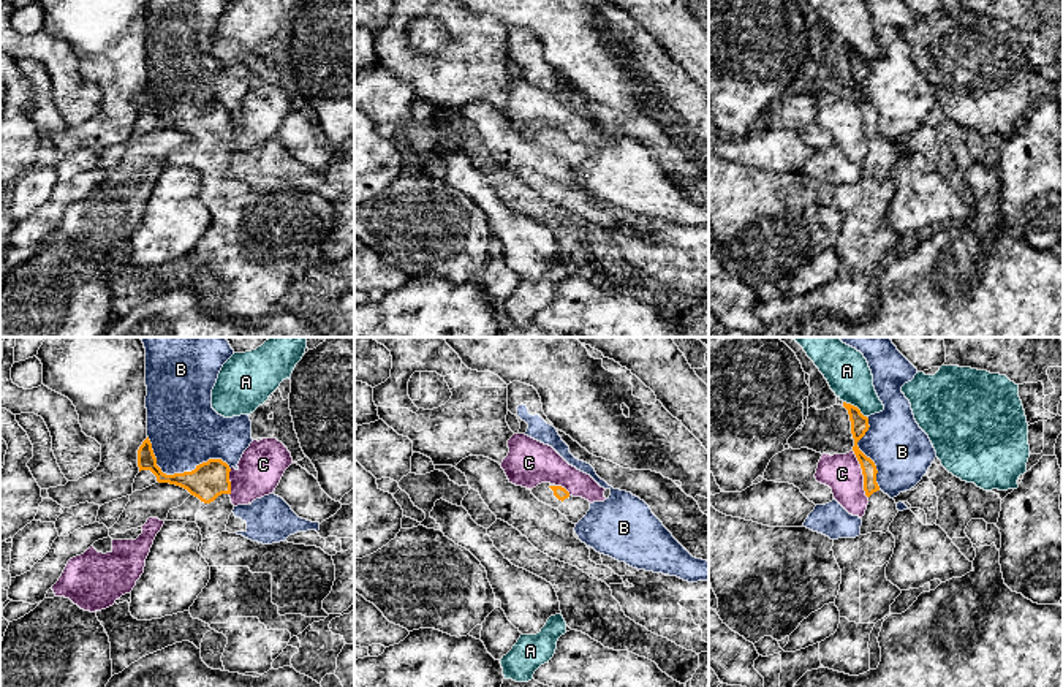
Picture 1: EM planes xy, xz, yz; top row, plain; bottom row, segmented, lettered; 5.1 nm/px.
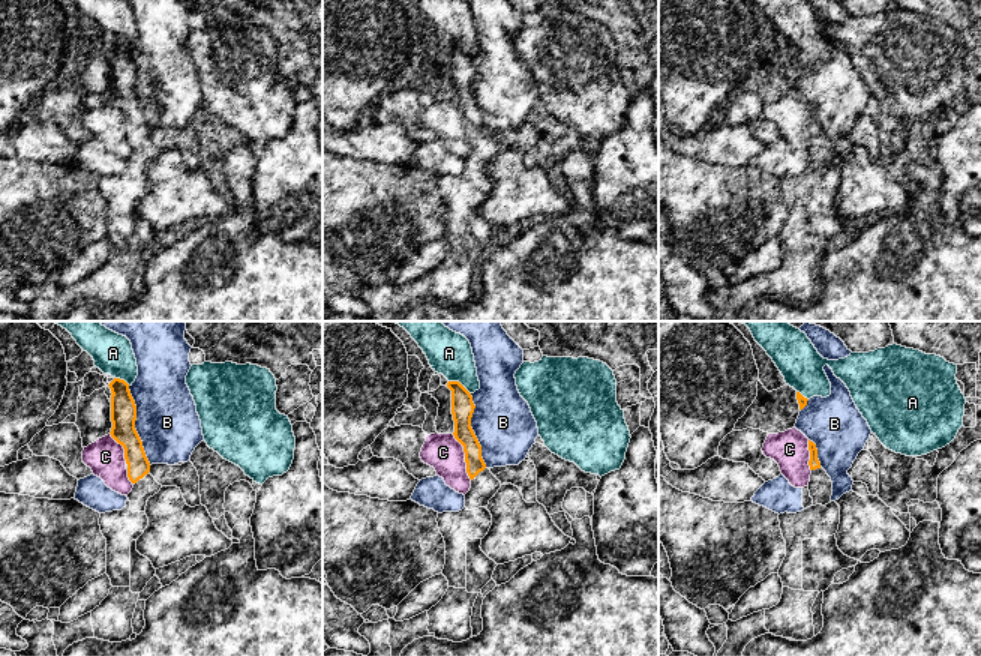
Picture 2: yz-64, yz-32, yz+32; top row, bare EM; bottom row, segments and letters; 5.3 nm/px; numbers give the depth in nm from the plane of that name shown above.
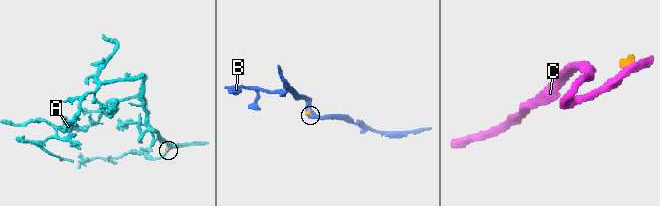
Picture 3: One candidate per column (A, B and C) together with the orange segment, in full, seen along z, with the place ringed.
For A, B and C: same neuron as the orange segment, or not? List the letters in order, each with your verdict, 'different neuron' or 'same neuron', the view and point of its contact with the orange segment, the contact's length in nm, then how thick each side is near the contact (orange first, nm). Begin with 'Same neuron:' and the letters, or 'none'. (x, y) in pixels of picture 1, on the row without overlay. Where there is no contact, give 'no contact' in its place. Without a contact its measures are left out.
Same neuron: none
A: different neuron; meets orange in yz at (853, 51); contact 150 nm long; 100 nm thick on the orange side, 220 nm on the other
B: different neuron; meets orange in xy at (179, 119); contact 460 nm long; 190 nm thick on the orange side, 360 nm on the other
C: different neuron; meets orange in yz at (862, 119); contact 260 nm long; 100 nm thick on the orange side, 190 nm on the other

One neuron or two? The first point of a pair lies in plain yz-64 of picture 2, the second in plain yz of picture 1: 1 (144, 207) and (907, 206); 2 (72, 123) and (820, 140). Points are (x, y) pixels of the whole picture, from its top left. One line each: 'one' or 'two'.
1: one
2: one

